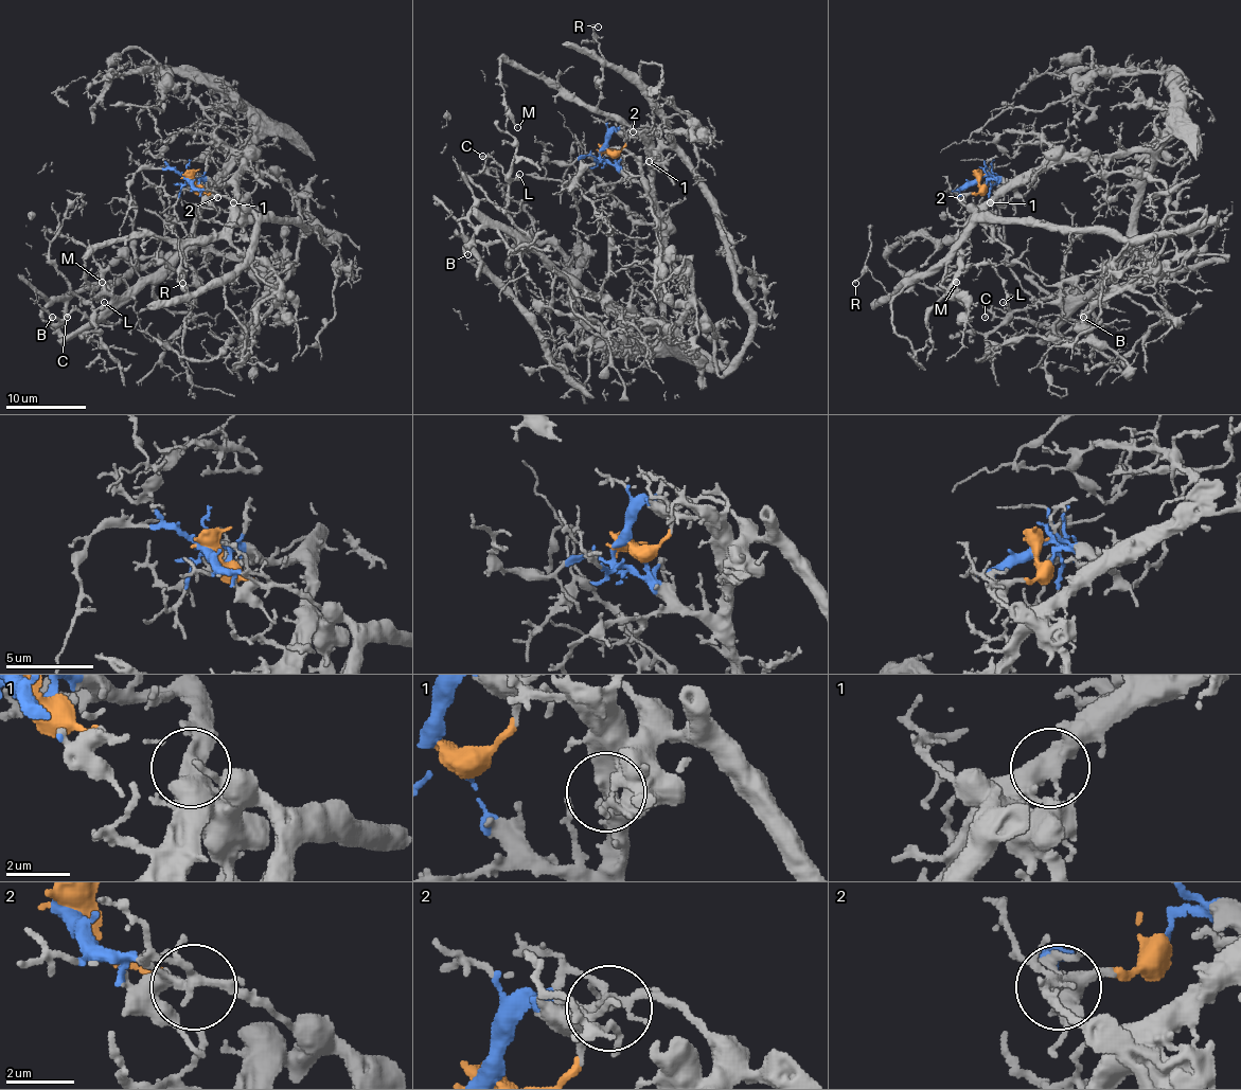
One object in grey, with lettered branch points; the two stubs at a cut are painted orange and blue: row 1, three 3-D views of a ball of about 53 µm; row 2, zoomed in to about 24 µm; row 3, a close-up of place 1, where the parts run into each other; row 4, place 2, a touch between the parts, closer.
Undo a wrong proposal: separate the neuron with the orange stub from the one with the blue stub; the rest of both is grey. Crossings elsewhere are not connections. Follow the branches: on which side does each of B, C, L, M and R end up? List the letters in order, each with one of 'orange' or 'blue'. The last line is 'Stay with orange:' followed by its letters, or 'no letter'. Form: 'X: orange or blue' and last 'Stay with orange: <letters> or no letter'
B: blue
C: blue
L: blue
M: blue
R: orange
Stay with orange: R

